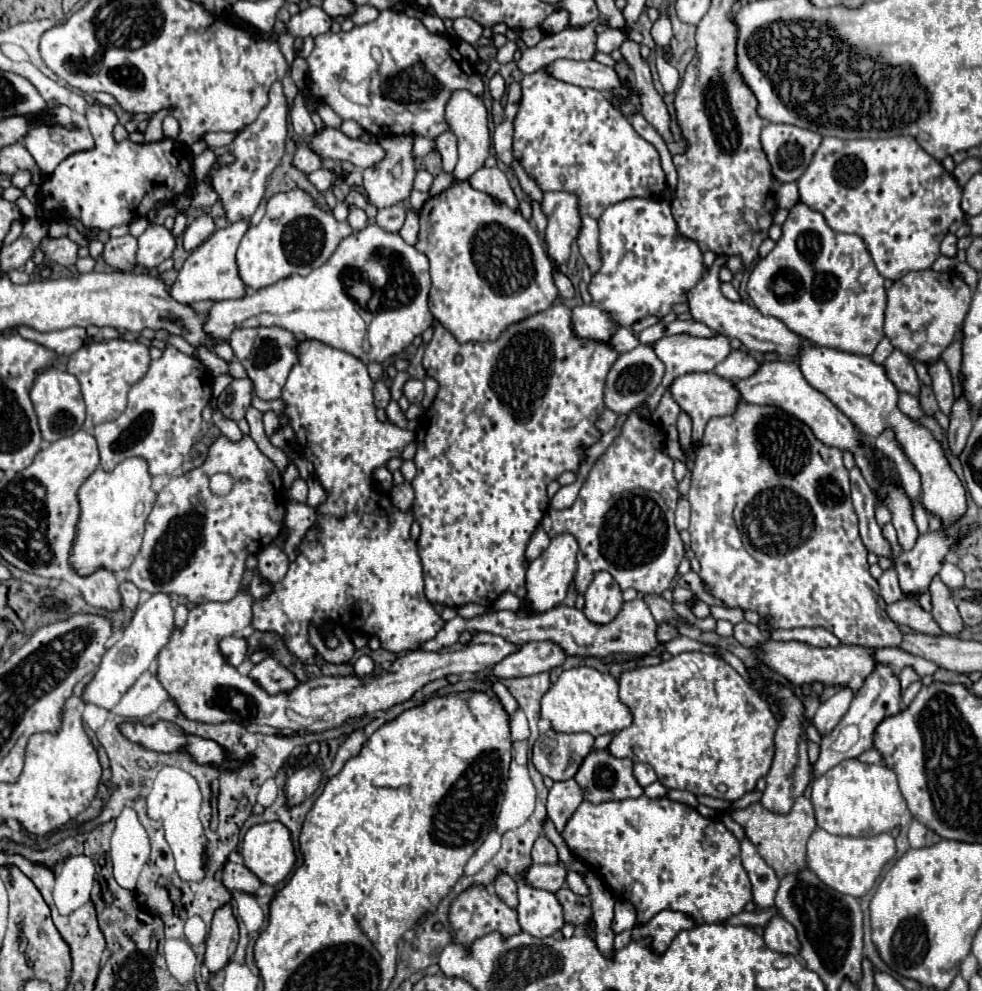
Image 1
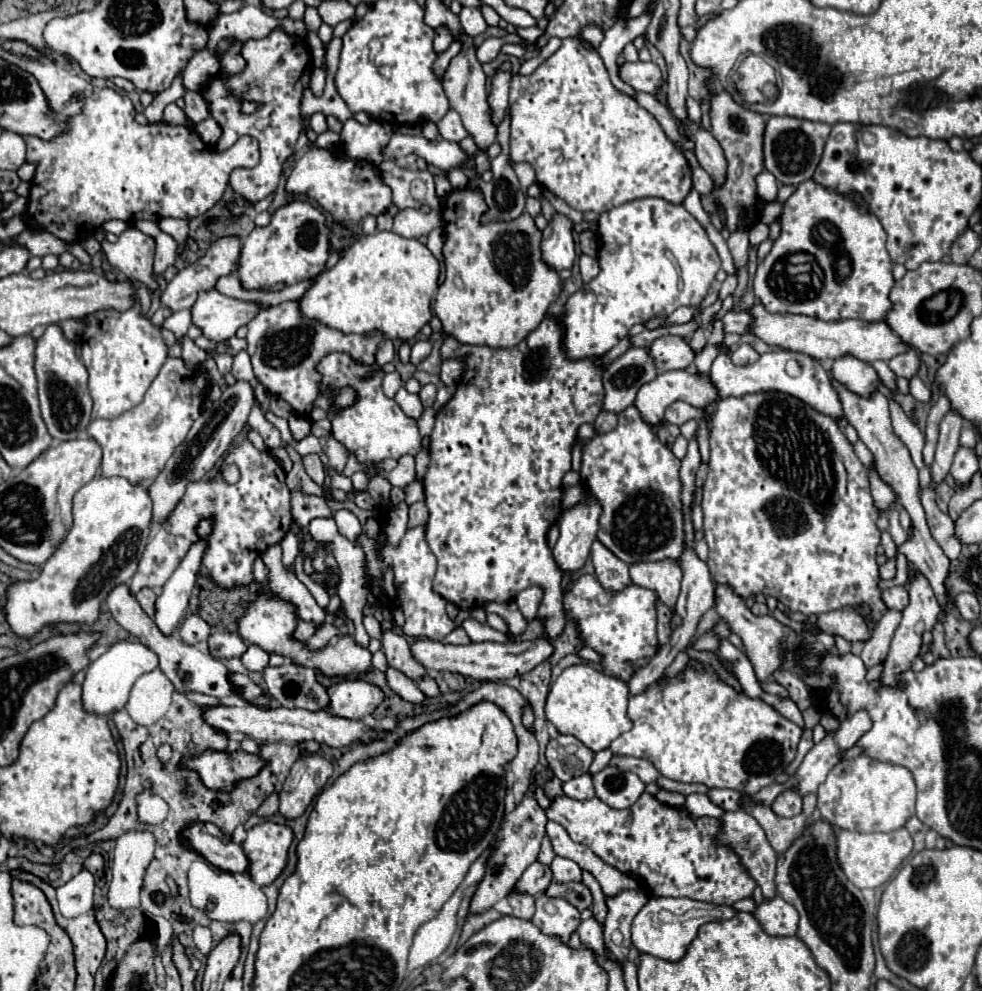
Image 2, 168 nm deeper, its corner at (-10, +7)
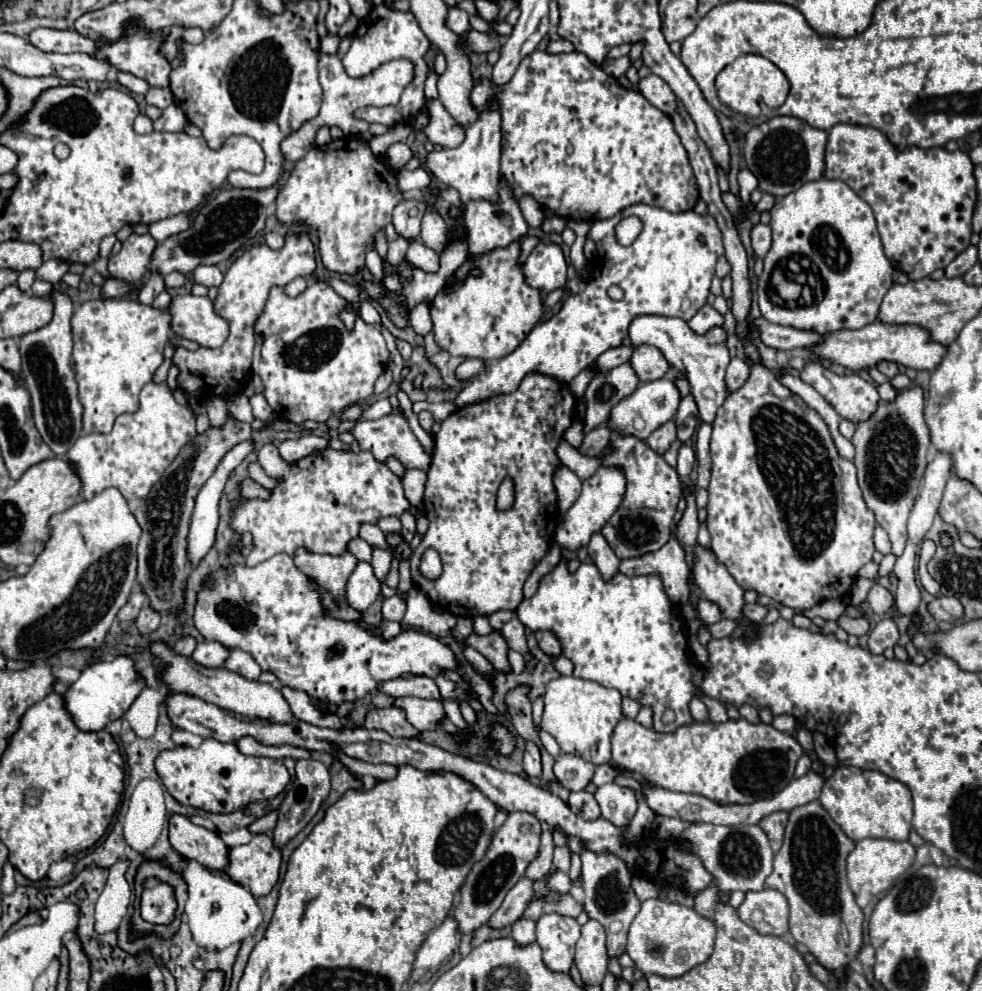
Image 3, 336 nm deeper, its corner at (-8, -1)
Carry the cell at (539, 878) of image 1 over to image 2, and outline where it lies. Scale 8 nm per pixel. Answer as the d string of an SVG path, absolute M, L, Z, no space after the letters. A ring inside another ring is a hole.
M534 862L534 864L530 864L526 868L526 872L518 880L516 888L518 888L518 892L526 892L526 894L536 896L536 894L546 892L546 888L550 886L550 882L552 882L552 870L550 870L550 866Z

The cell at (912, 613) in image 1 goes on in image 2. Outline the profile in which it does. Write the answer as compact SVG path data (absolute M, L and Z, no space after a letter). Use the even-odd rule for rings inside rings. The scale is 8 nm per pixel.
M892 586L892 588L884 590L884 592L882 592L882 600L884 600L884 604L886 604L890 610L898 610L898 612L902 612L902 610L906 608L906 604L910 602L910 600L908 600L908 590L906 590L904 586L902 586L902 588Z

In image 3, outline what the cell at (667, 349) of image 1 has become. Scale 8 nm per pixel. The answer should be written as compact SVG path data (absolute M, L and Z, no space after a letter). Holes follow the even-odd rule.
M634 346L630 356L630 366L634 368L640 382L664 378L664 374L670 370L664 356L660 356L660 350L652 346Z

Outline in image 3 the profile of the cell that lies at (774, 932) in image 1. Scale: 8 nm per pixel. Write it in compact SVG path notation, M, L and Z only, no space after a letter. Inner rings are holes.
M774 888L746 892L738 916L760 934L784 936L788 932L788 902Z

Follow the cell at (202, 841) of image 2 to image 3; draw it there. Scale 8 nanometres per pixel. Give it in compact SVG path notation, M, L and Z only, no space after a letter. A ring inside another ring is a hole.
M172 814L168 828L170 828L170 844L180 856L192 858L208 870L226 868L228 846L216 832L192 824L182 814Z

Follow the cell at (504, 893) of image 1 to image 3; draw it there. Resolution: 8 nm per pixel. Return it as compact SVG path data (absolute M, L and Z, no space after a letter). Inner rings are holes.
M516 920L512 924L512 940L518 944L518 946L528 946L532 942L536 942L536 924L532 920Z

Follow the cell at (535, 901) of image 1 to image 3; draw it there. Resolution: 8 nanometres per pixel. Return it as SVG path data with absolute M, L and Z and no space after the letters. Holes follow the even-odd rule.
M544 914L536 922L536 936L542 948L542 960L552 972L570 974L574 964L574 946L580 938L580 924L574 918Z

